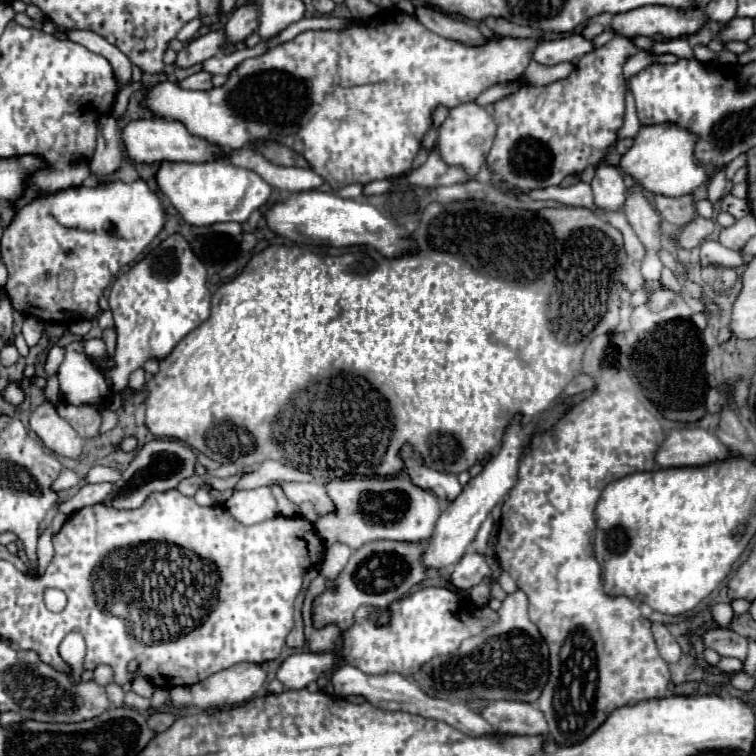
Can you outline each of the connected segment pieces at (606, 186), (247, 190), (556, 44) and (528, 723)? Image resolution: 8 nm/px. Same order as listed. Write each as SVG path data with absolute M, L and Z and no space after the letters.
M602 161L590 185L594 191L594 205L598 209L602 211L622 211L624 209L626 183L618 167L610 167Z
M164 161L156 173L160 191L170 199L186 223L206 227L214 223L244 223L252 211L264 207L270 201L272 187L254 171L234 167L224 161L204 163L170 163Z
M574 33L564 39L546 41L546 43L538 45L532 59L542 65L558 65L564 61L572 61L576 57L582 57L594 49L596 49L596 45L592 39L586 39L582 33Z
M494 701L480 715L502 733L544 735L544 737L548 733L546 719L542 717L542 711L534 703Z

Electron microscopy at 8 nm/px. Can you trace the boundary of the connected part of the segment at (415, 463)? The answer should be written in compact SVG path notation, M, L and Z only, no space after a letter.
M404 445L400 455L406 463L406 473L410 475L414 485L432 491L438 499L446 499L446 501L454 501L454 497L458 497L458 493L462 493L462 485L454 475L446 475L446 473L428 469L422 463L422 459L412 453L410 445Z

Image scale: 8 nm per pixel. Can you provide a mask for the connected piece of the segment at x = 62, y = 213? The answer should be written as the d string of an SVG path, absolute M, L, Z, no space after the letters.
M113 179L98 180L92 186L68 187L50 195L38 195L20 207L12 223L2 235L2 259L8 267L6 291L16 311L36 317L40 321L66 321L66 319L94 319L100 311L98 299L112 283L114 275L130 265L164 229L166 211L160 197L148 187L146 181L132 183Z

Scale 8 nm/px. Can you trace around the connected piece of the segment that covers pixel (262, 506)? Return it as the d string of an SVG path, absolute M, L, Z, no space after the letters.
M270 487L234 491L234 495L224 505L242 525L256 525L278 515L276 499L272 497Z

